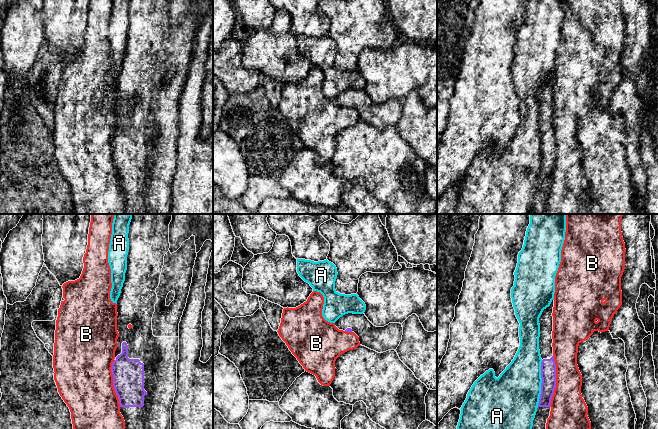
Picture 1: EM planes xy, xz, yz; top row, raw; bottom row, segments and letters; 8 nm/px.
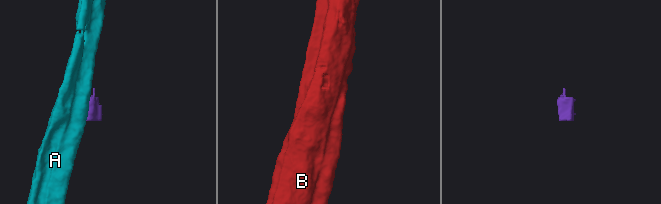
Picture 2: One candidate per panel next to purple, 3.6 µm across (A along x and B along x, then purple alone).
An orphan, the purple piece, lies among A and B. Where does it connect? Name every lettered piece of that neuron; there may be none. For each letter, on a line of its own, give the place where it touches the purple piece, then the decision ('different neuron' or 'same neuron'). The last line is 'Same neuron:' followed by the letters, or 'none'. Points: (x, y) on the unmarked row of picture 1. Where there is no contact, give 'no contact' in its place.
A: yz (541, 159) | different neuron
B: yz (555, 156) | different neuron
Same neuron: none

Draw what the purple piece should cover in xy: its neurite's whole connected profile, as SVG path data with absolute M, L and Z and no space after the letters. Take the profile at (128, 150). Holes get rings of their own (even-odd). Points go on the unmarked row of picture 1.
M130 0L129 1L129 27L127 31L127 46L125 57L117 76L117 115L118 123L115 127L115 137L112 139L113 162L119 175L120 189L125 197L124 214L170 214L171 213L171 184L177 166L177 138L179 136L179 99L186 83L187 74L193 53L193 44L197 33L195 12L191 12L182 19L181 23L174 29L170 29L169 0ZM169 68L175 69L174 76L169 82L166 81L166 74Z

